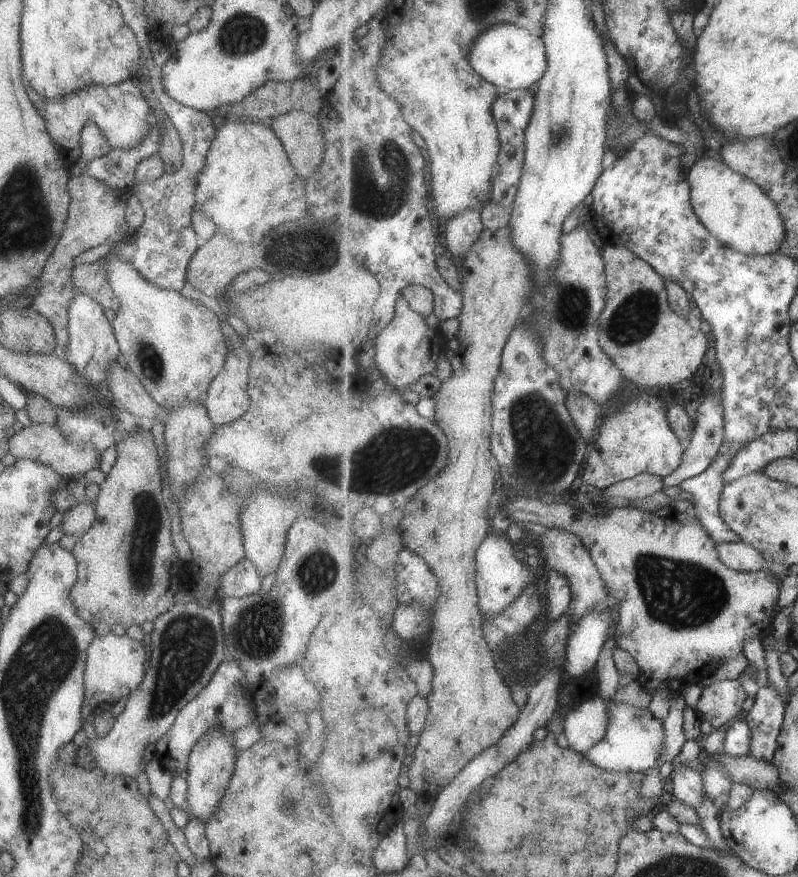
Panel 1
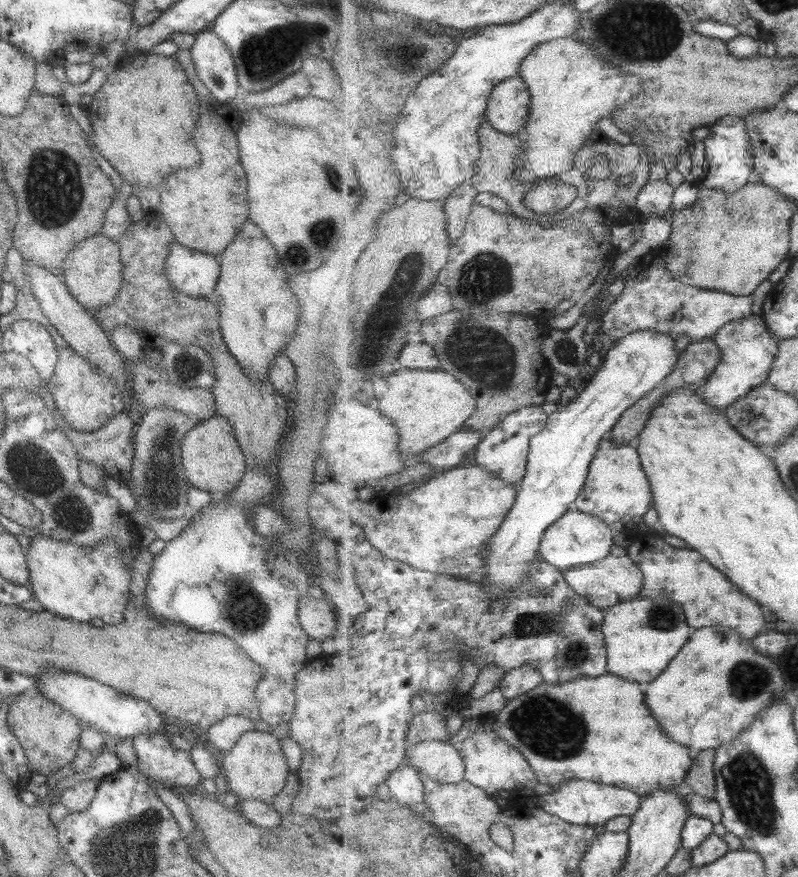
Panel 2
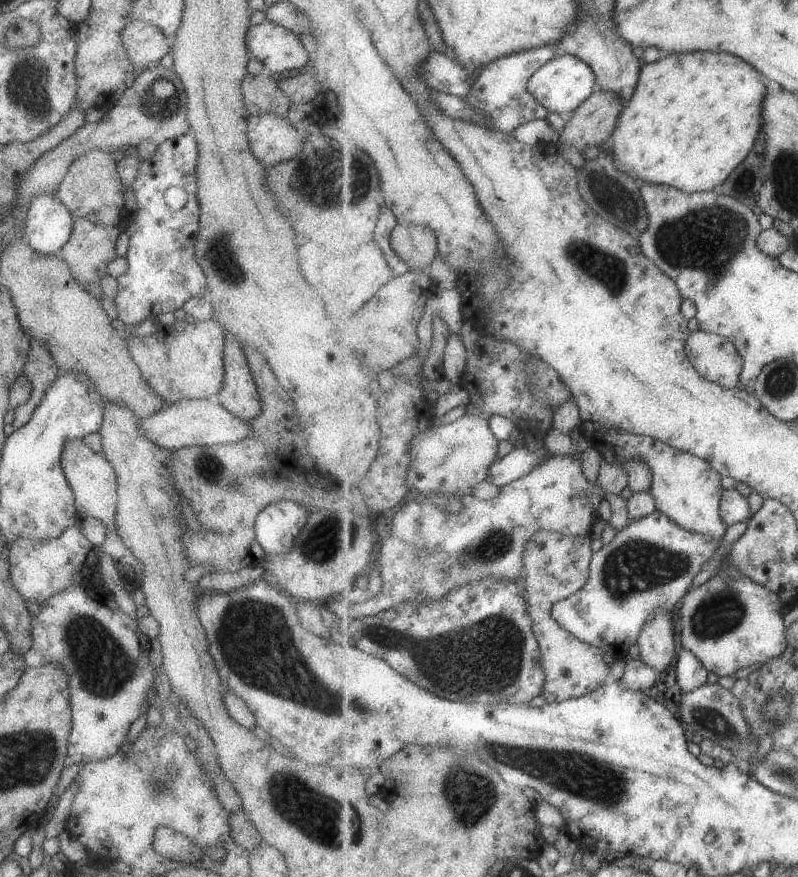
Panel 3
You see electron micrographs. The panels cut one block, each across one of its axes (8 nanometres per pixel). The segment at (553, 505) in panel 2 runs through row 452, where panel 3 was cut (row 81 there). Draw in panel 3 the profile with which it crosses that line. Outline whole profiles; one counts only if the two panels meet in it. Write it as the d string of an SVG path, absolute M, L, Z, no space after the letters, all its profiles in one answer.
M560 53L530 78L527 89L550 112L571 114L596 90L596 72L578 56Z

